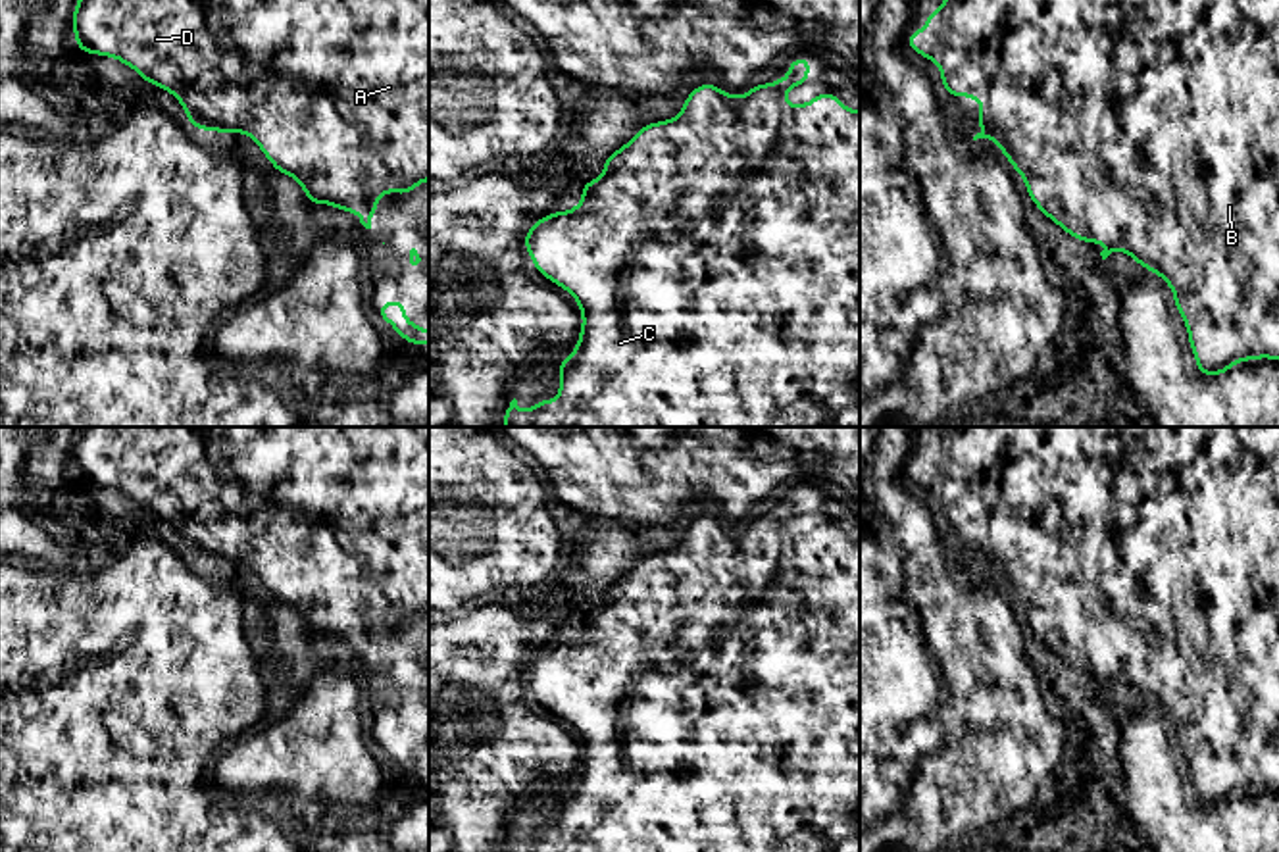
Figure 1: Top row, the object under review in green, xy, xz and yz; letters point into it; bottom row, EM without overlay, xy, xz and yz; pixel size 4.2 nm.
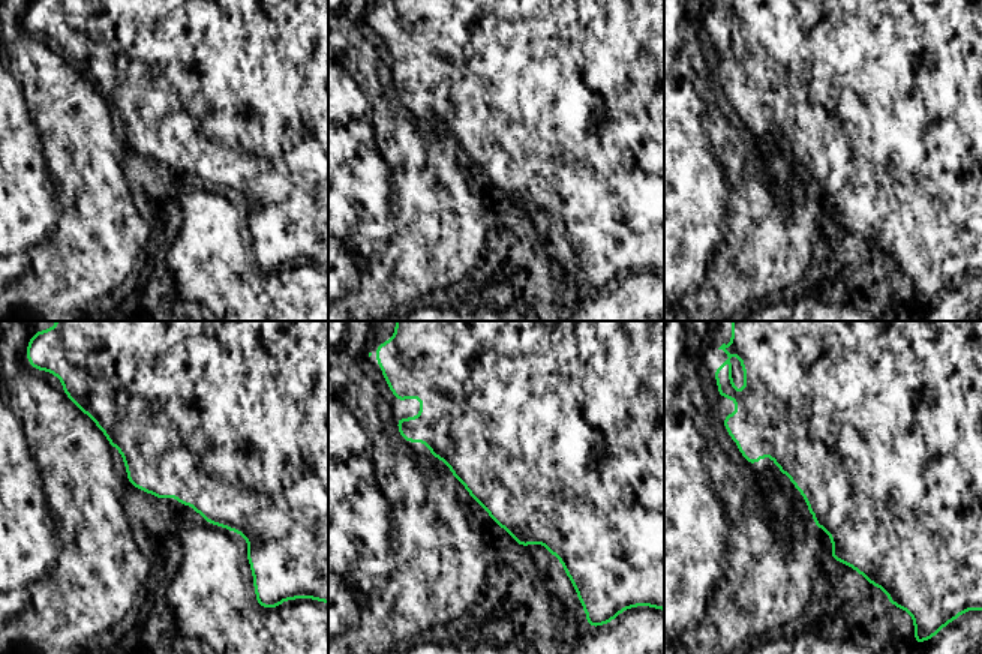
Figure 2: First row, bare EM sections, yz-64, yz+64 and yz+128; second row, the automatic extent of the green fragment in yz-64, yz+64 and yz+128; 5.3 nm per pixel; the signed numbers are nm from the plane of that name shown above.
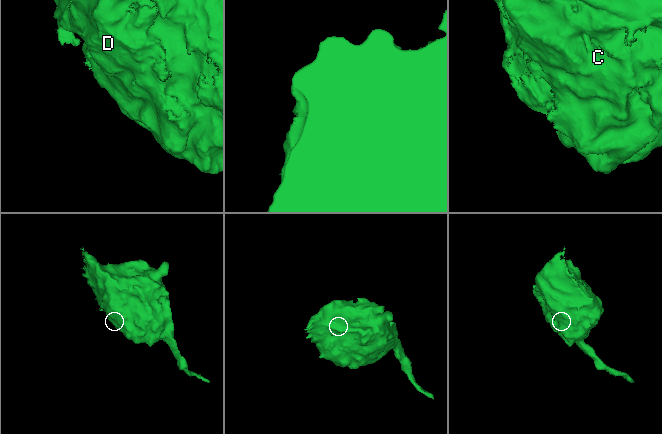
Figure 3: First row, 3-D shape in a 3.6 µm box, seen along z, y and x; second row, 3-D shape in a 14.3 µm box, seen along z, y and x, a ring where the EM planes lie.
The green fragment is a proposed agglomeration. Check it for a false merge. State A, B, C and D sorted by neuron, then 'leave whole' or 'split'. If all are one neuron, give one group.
A B C D | leave whole

